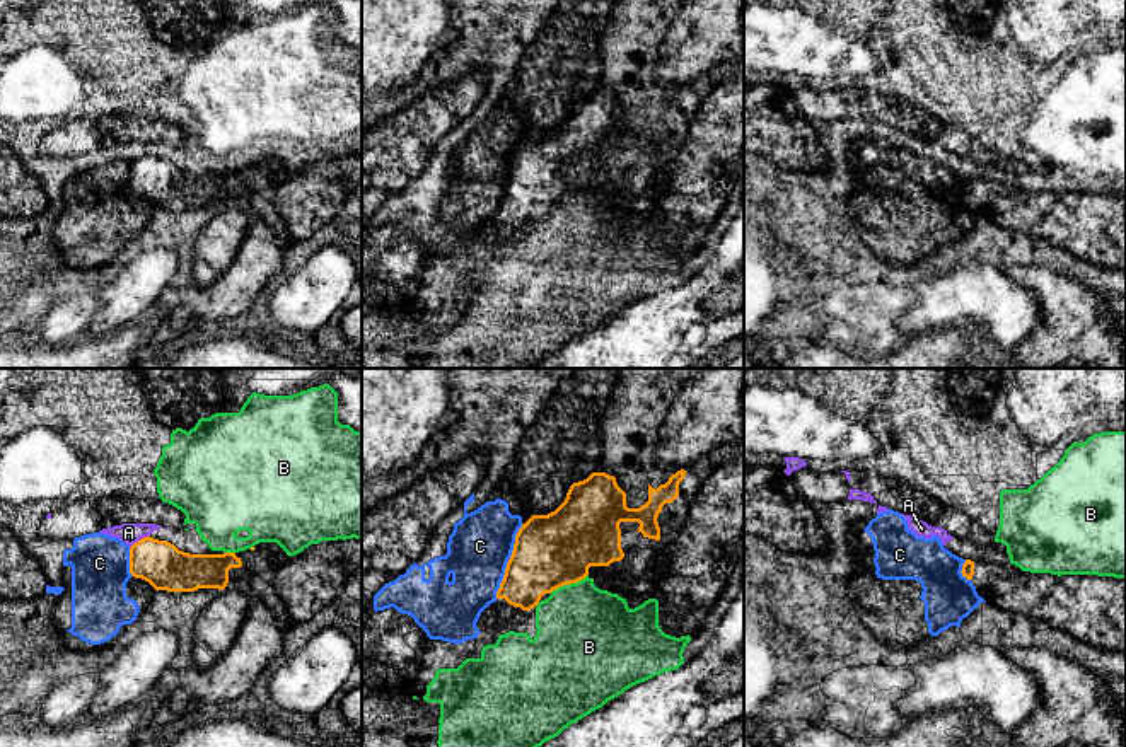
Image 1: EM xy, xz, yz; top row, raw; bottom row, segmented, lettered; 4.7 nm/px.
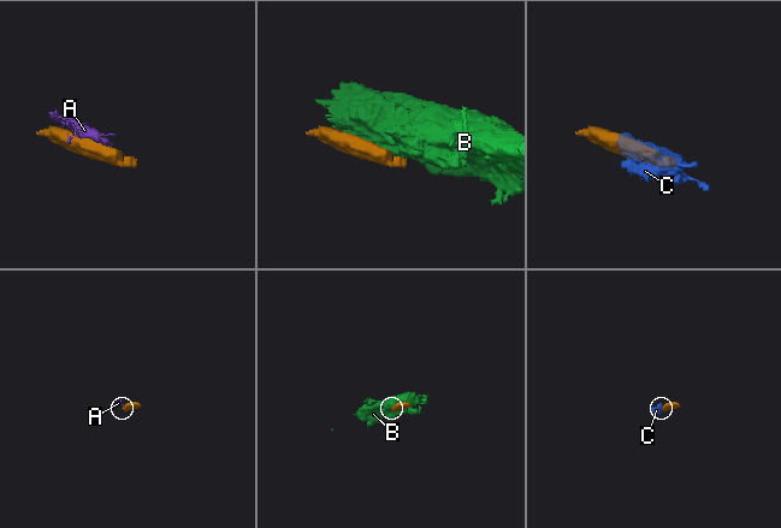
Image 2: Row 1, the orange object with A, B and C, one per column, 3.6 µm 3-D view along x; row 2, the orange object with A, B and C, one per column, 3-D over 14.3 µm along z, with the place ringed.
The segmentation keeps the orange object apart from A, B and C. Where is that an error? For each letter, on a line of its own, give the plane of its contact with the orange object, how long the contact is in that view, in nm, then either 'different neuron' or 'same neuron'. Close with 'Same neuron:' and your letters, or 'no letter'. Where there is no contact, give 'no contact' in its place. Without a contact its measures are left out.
A: contact in xy; length 120 nm; different neuron
B: contact in xz; length 200 nm; different neuron
C: contact in xz; length 380 nm; different neuron
Same neuron: no letter

